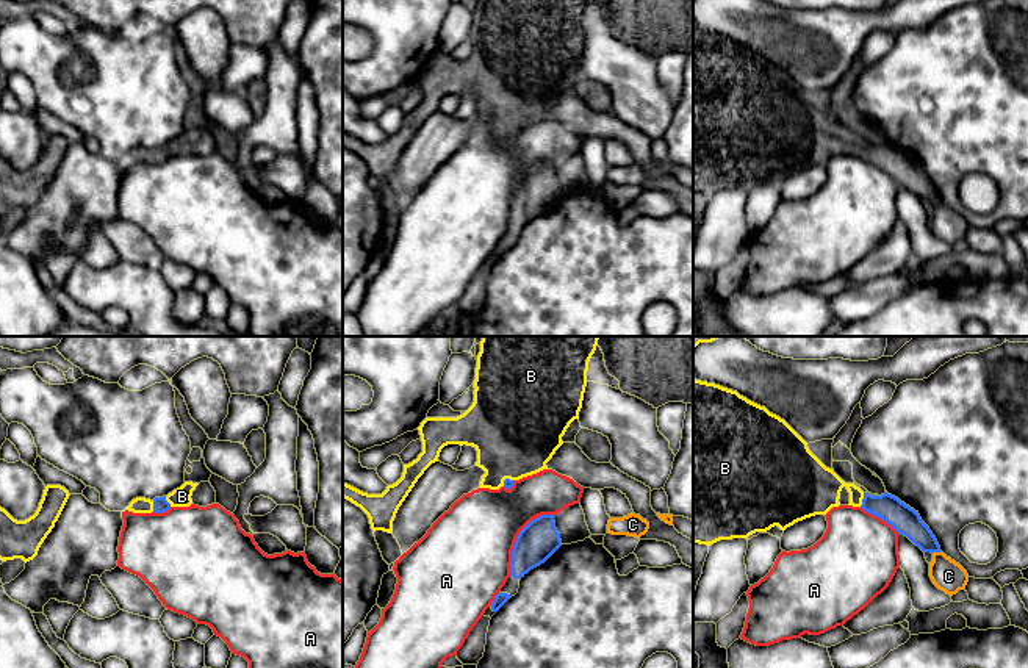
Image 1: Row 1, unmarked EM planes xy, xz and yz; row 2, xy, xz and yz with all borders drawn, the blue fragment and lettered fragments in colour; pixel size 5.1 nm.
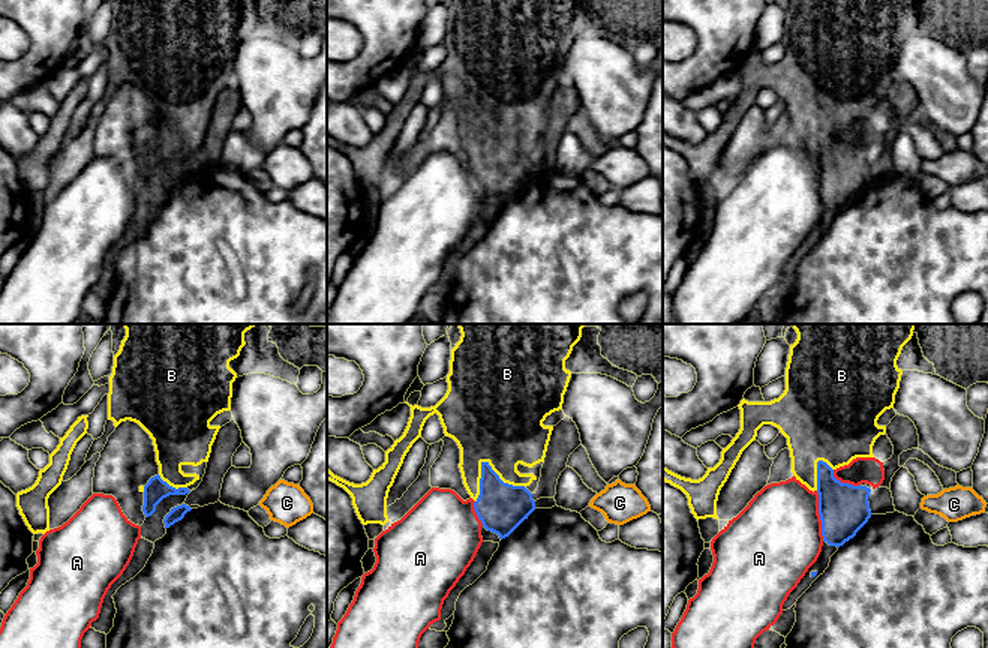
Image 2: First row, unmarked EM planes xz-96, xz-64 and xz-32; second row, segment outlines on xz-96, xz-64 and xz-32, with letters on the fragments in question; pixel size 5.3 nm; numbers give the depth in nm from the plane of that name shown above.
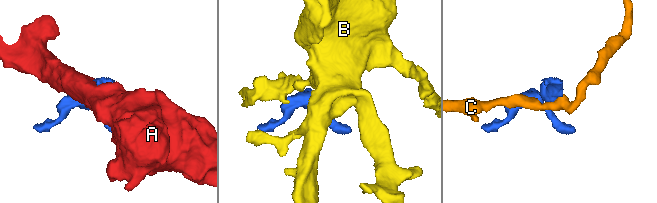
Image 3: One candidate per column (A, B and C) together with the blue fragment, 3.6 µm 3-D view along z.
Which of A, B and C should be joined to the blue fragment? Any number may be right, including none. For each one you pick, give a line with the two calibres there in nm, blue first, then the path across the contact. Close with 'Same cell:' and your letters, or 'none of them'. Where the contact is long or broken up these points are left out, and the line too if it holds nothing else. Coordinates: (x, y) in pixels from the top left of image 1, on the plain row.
B: Thickness 140 nm (blue) against 260 nm. Path across: yz (905, 169), (886, 155), (862, 149), (848, 135), (815, 138)
Same cell: B

